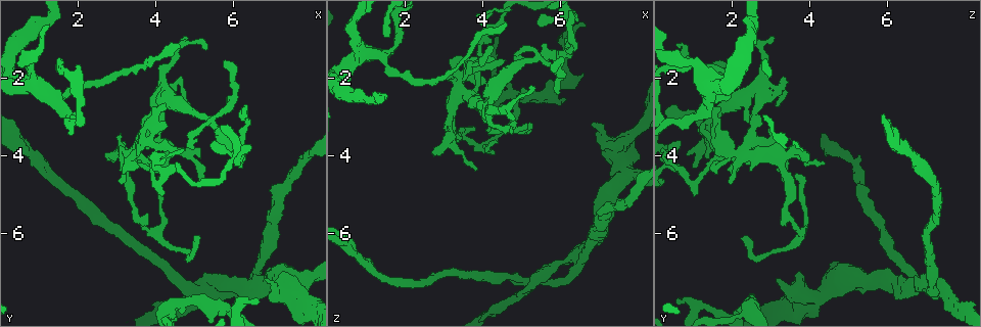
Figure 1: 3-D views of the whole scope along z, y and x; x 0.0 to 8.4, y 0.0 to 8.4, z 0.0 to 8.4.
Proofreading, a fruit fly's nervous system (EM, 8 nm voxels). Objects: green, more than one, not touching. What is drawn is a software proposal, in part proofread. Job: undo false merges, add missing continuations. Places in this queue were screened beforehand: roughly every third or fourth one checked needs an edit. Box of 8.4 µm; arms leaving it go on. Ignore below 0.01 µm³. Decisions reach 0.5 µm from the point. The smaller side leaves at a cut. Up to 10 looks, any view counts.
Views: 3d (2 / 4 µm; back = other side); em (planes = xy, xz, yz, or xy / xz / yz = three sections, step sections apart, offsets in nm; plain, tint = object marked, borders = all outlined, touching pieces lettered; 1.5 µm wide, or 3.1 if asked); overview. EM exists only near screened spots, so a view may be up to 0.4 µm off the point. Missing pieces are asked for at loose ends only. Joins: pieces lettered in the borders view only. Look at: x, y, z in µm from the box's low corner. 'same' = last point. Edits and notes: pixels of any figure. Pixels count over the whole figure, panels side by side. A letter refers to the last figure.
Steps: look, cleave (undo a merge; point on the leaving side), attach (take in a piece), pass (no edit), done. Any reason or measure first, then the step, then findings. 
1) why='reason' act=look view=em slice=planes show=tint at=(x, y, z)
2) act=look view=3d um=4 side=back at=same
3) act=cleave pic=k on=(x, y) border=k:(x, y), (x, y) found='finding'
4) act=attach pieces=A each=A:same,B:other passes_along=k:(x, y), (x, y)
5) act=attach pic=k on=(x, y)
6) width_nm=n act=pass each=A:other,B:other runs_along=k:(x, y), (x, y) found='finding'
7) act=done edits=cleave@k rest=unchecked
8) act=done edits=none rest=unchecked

act=look view=3d um=4 at=(4.60, 1.20, 0.65)

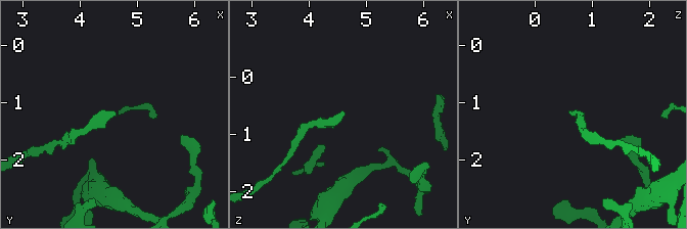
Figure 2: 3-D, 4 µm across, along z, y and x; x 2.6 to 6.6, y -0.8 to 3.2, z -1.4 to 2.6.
act=look view=em slice=xz step=4 show=plain at=(4.60, 1.25, 0.60)

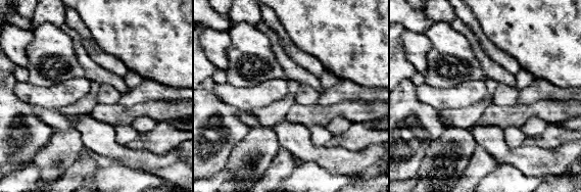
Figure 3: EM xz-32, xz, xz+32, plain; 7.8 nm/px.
why='what lies round it' act=look view=em slice=xz step=4 show=borders at=same

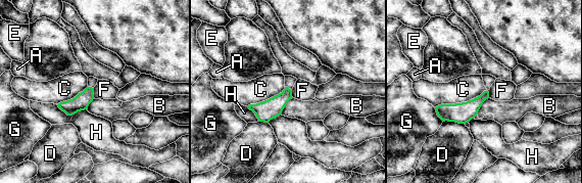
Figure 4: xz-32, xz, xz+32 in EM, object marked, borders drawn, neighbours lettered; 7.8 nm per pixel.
width_nm=100 act=pass each=A:other,B:other,C:other,D:other,E:other,F:other,G:other,H:other border=4:(487, 90), (466, 101), (435, 107) found='no lettered piece goes on from it'

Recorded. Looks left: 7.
why='thin end' act=look view=3d um=2 at=(5.25, 1.25, 2.25)

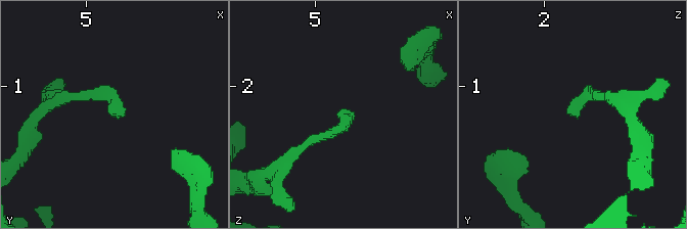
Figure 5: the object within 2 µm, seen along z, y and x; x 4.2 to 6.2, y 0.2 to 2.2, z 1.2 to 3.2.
act=look view=em slice=planes show=tint at=(5.28, 1.28, 2.28)

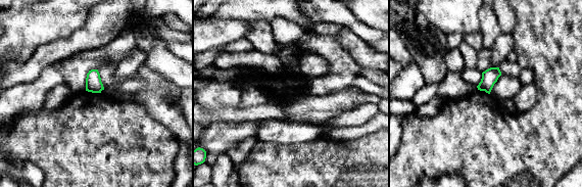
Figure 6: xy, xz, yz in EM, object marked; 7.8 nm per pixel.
why='see the neighbours' act=look view=em slice=planes show=borders at=same

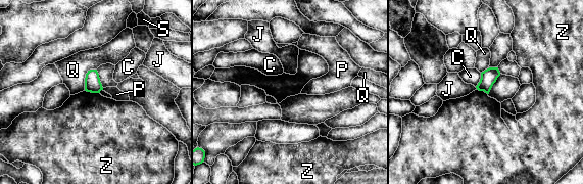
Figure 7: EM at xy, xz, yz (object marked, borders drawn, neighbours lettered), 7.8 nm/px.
width_nm=120 longest_contact=Q:200nm act=pass each=C:other,J:other,P:other,Q:other,S:other,Z:other found='none of them fits'

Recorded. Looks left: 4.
why='looks like a crossing' act=look view=3d um=4 at=(3.50, 3.85, 2.45)

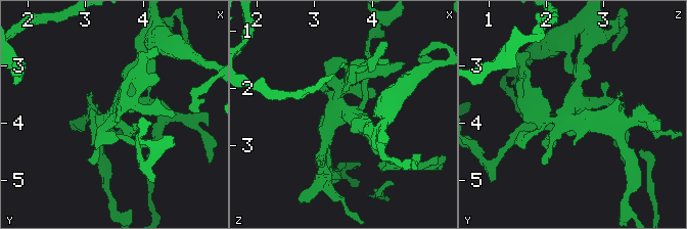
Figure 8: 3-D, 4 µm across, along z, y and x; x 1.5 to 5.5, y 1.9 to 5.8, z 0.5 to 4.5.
why='shape alone is not enough' act=look view=em slice=planes show=borders at=(3.55, 3.80, 2.45)

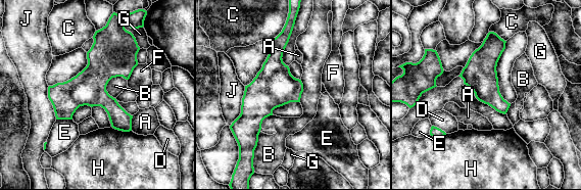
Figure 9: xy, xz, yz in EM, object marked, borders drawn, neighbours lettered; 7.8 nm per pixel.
act=pass each=A:other,B:other,C:other,D:other,E:other,F:other,G:other,H:other,J:other runs_along=9:(284, 33), (255, 138) found='all the same neuron'

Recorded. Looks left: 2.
why='branch stops here' act=look view=em slice=yz step=8 show=borders at=(1.60, 1.70, 0.95)

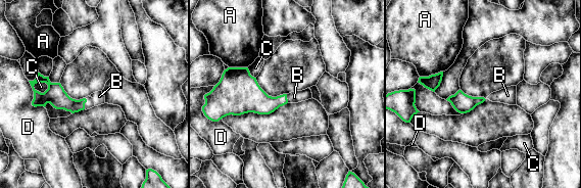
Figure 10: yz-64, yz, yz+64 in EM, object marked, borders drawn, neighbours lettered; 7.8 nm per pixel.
act=attach pieces=B each=A:other,B:same,C:other,D:other found='the neuron continues'

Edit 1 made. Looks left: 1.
act=done edits=attach@10 rest=unchecked

